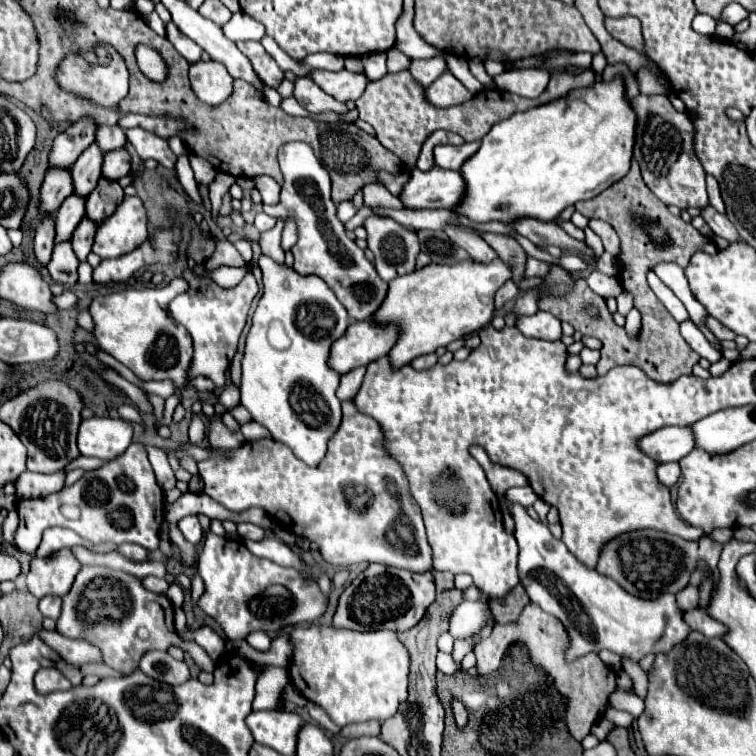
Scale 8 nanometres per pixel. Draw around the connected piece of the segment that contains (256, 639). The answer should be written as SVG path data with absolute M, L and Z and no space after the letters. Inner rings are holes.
M253 632L253 634L249 634L247 642L251 646L257 646L259 650L269 650L269 646L271 646L271 638L265 632Z

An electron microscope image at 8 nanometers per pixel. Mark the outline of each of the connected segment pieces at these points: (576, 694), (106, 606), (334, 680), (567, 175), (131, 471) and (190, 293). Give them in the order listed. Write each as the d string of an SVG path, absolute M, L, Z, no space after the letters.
M527 604L519 622L515 624L507 624L501 626L497 624L493 628L493 632L489 634L489 638L485 638L481 644L477 644L475 648L475 656L477 656L477 674L489 674L493 672L497 666L497 660L501 660L505 648L509 644L515 642L523 642L529 648L531 660L545 668L545 672L555 680L555 686L559 688L559 692L569 700L567 706L567 728L571 732L571 736L575 740L583 740L585 734L591 730L591 726L597 722L597 718L601 716L607 696L615 690L615 674L611 668L607 668L601 658L597 654L587 654L581 656L577 660L565 660L565 652L567 652L567 630L563 628L563 624L559 624L559 620L555 620L553 616L549 616L547 612L543 612L539 606L535 604Z
M83 566L79 570L71 592L63 596L63 612L57 620L57 632L97 646L103 654L103 662L123 674L135 672L145 652L167 650L171 644L189 652L203 671L215 670L215 663L205 650L195 642L183 642L177 636L173 628L173 608L165 594L149 592L139 578L107 566Z
M299 626L291 632L293 640L293 660L289 666L289 676L301 696L319 704L337 726L379 720L385 722L391 718L399 704L407 700L407 684L409 684L409 652L399 642L397 632L391 630L375 630L375 632L355 632L355 630L337 630L333 626Z
M621 76L613 80L599 80L597 84L571 90L567 96L547 102L543 106L515 112L511 118L495 124L489 134L483 136L481 148L471 156L461 174L467 190L463 202L455 208L475 222L499 220L511 224L517 218L533 216L545 222L555 220L567 206L579 200L591 200L621 180L631 166L635 146L635 110L625 96L625 82Z
M131 444L127 452L85 476L73 486L49 494L45 498L27 498L17 504L19 526L15 530L15 546L35 554L43 530L63 526L75 530L93 544L101 542L133 542L143 548L159 548L159 528L163 522L163 490L155 480L153 468L141 444Z
M185 270L183 278L189 282L189 290L185 294L179 294L171 304L169 310L173 318L187 328L187 332L193 338L193 360L187 372L187 382L197 376L211 378L217 386L225 384L227 368L237 352L237 342L241 336L241 330L247 320L247 312L251 306L251 300L259 292L259 286L249 272L235 288L219 288L209 278L199 278L191 270Z

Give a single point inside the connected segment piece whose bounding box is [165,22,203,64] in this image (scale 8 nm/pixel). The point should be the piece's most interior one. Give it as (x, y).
(185, 46)

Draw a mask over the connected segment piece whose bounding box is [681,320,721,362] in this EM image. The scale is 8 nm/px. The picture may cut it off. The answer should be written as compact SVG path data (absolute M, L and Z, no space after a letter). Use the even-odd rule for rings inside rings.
M691 320L681 322L681 334L683 334L683 338L687 340L687 344L689 344L699 356L707 358L709 362L717 362L717 360L721 358L721 354L707 342L707 338L703 336L703 332L701 332Z

